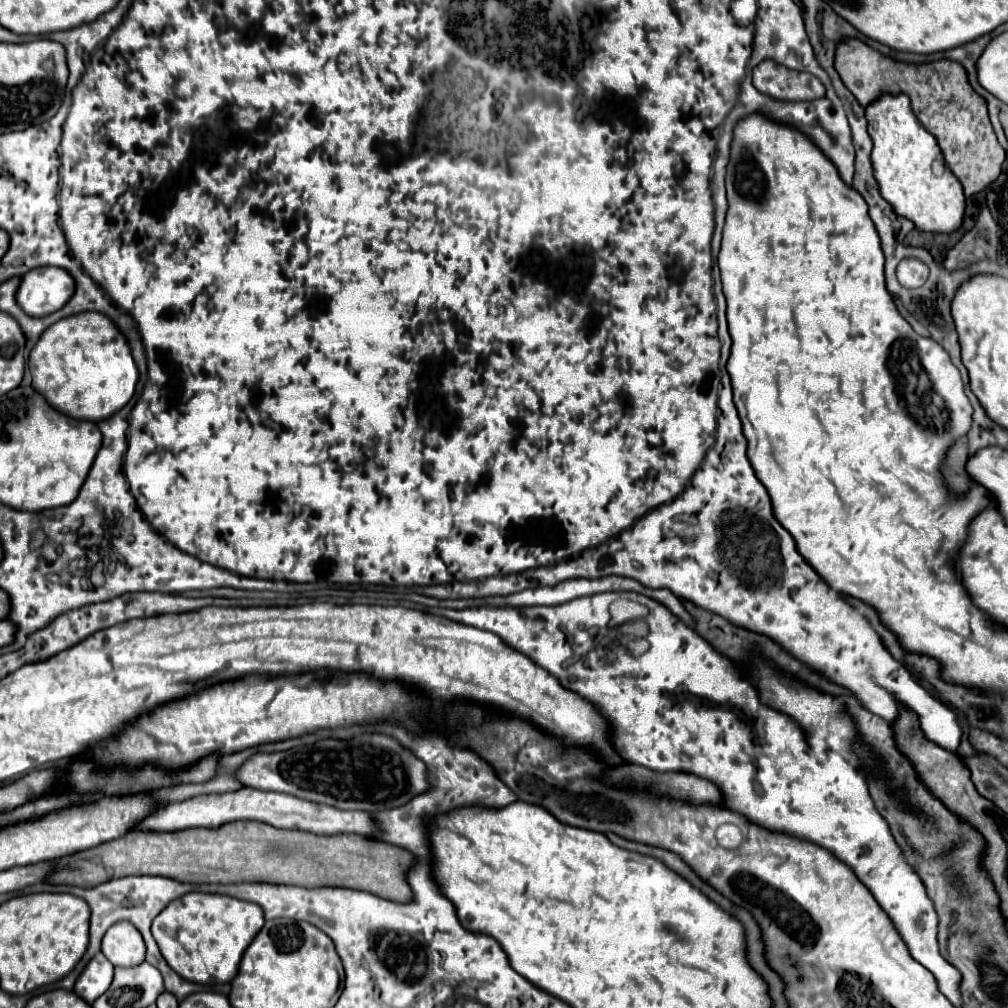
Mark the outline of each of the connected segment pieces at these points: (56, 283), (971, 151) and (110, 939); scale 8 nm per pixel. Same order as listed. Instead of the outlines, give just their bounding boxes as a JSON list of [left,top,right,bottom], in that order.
[[18,267,76,317],[834,37,1006,197],[102,921,146,967]]

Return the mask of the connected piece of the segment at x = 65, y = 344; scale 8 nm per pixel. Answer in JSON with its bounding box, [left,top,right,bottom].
[28,313,138,421]

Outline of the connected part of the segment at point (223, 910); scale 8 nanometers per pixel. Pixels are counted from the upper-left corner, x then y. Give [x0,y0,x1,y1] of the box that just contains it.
[152,891,264,983]

